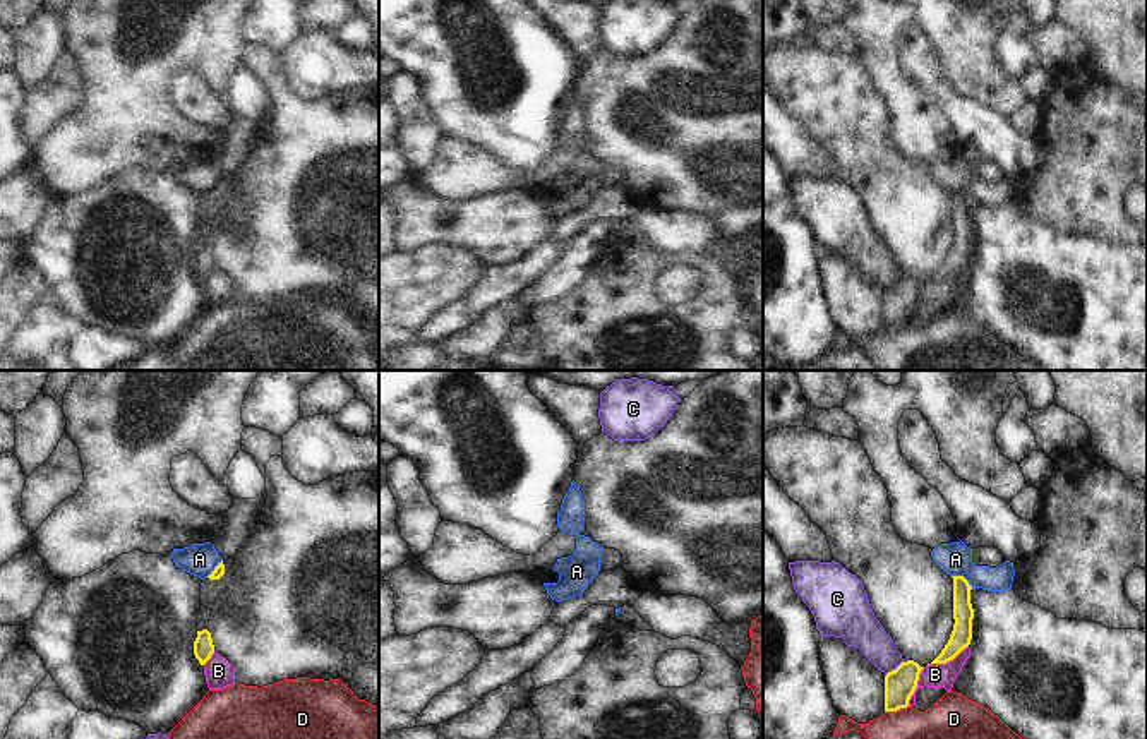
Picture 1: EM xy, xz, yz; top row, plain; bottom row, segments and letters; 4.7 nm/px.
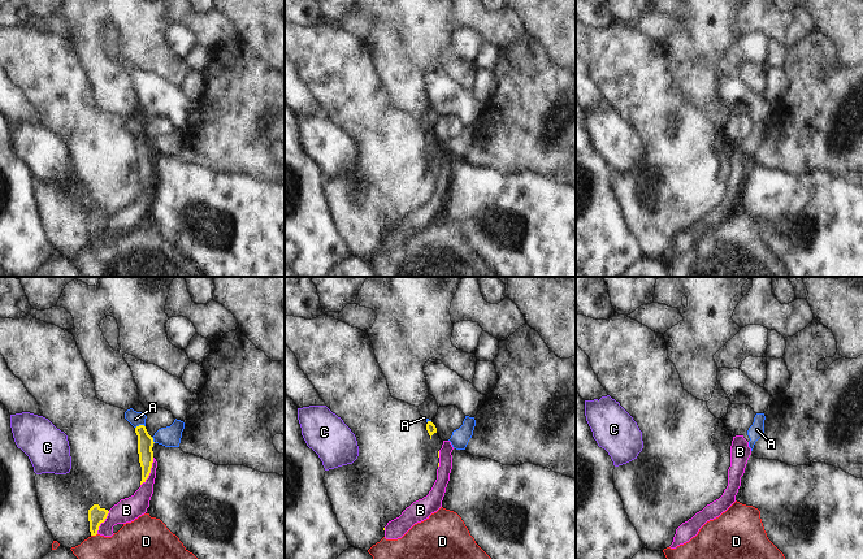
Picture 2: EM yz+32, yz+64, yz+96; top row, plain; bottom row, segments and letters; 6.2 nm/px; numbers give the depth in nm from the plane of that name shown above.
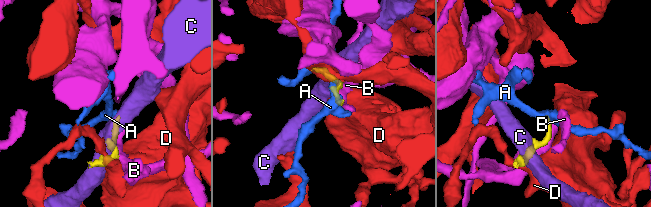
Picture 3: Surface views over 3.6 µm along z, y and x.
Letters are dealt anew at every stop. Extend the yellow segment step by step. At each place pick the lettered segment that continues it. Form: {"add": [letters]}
{"add": []}

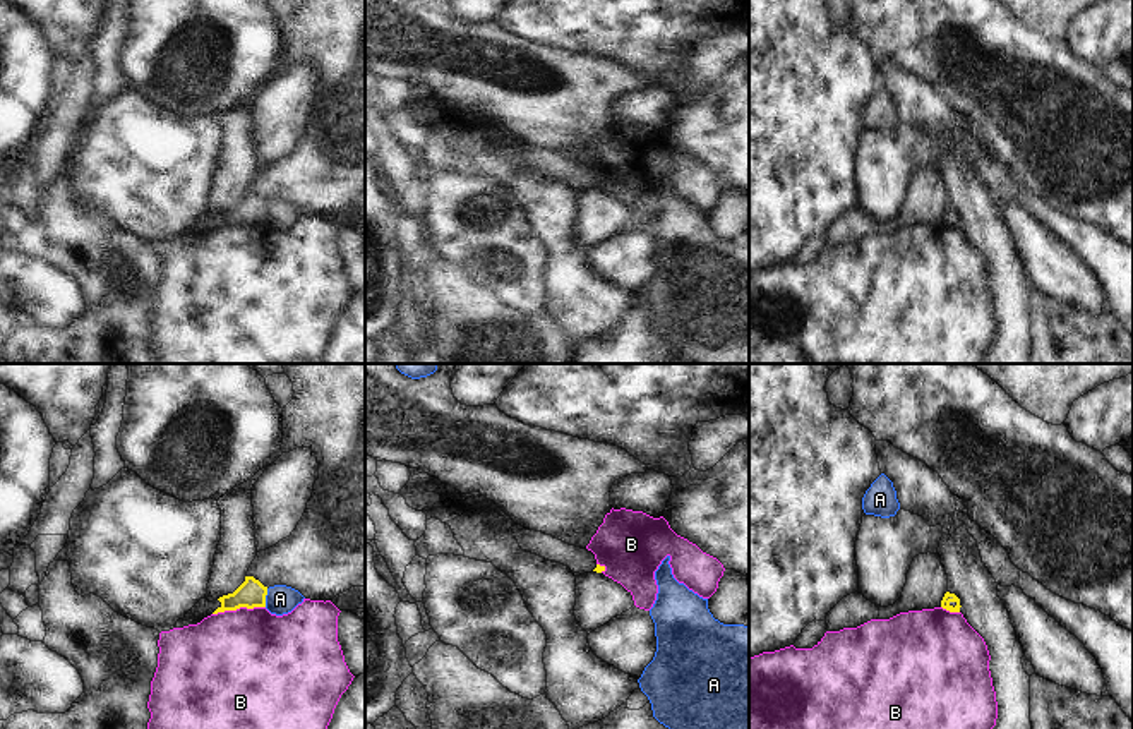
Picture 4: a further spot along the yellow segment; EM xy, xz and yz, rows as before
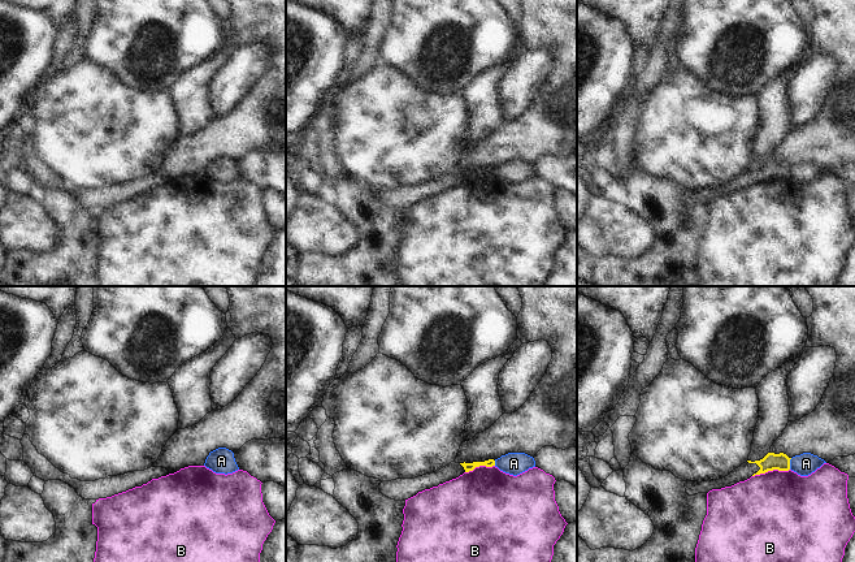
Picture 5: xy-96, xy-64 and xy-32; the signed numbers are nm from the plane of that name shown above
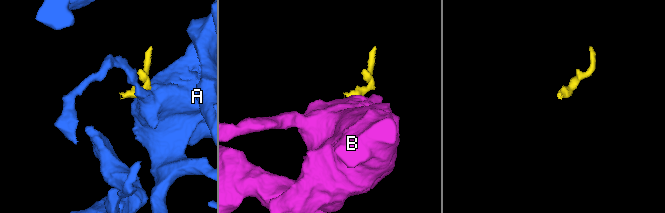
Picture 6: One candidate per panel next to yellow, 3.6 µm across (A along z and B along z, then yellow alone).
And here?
{"add": []}

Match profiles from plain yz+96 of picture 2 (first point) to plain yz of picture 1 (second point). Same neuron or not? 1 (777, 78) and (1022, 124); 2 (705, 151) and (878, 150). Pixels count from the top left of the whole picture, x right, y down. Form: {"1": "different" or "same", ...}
{"1": "same", "2": "same"}

